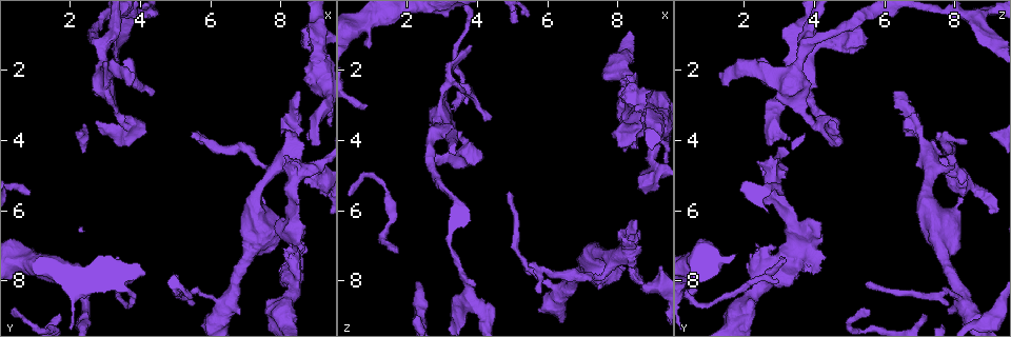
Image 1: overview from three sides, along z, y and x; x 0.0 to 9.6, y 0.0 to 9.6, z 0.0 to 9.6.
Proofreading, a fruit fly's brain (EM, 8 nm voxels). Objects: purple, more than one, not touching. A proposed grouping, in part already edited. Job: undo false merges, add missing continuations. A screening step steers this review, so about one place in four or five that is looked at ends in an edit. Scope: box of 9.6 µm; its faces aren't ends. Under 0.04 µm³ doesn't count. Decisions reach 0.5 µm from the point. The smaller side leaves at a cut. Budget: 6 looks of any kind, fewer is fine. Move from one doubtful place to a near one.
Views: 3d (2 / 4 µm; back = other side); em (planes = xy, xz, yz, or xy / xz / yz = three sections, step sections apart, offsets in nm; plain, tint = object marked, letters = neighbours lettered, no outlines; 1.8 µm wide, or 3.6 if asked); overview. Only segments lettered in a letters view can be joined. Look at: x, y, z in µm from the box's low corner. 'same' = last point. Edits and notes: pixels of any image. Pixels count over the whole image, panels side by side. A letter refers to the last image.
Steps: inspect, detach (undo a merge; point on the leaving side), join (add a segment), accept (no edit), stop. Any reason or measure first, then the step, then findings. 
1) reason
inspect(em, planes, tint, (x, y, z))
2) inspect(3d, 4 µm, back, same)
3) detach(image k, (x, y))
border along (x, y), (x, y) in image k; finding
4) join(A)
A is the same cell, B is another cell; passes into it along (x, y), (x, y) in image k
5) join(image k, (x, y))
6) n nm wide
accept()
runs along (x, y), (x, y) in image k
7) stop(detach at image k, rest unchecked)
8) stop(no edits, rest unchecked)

tapers out
inspect(3d, 4 µm, (3.35, 7.25, 3.00))

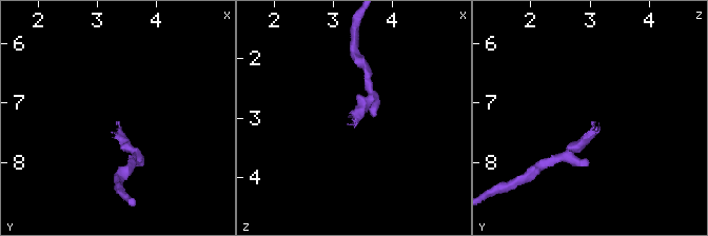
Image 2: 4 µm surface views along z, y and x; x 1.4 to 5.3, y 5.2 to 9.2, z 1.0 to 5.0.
inspect(em, 3.6 µm, planes, letters, (3.30, 7.35, 3.05))

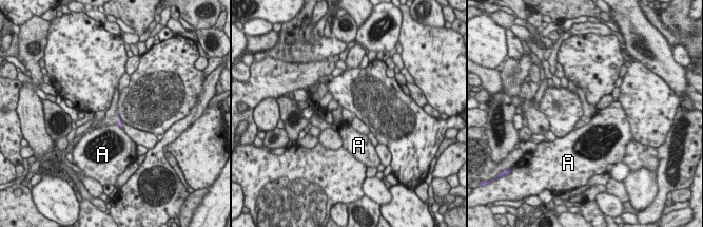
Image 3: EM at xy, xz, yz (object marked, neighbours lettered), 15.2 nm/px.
accept()
A is another cell; border along (115, 124), (122, 129) in image 3; no lettered segment goes on from it

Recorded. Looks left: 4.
an open end
inspect(3d, 4 µm, (4.90, 8.00, 5.50))

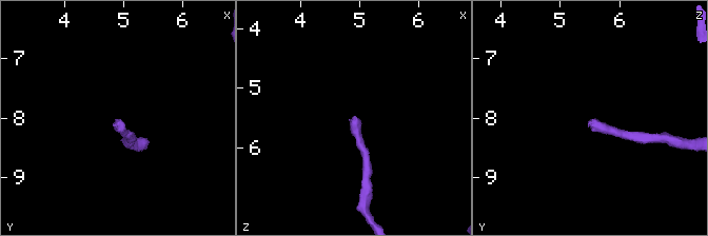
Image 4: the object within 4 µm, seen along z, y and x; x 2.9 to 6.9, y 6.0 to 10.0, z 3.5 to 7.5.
inspect(em, planes, tint, (5.00, 8.00, 5.45))

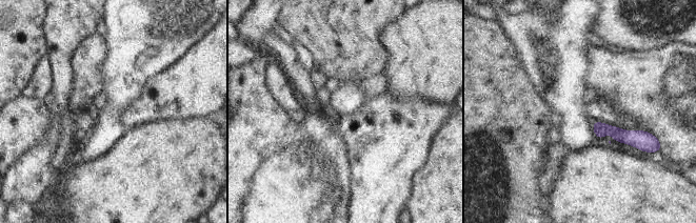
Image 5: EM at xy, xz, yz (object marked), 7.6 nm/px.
see the neighbours
inspect(em, planes, letters, same)

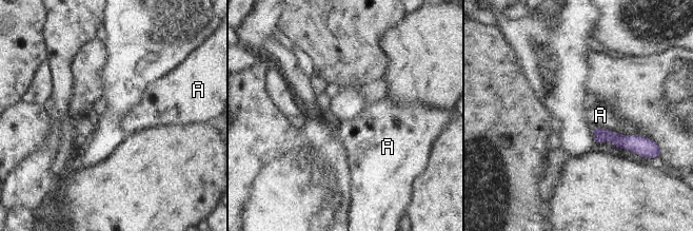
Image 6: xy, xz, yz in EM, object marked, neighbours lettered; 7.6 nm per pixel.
accept()
A is another cell; border along (591, 129), (601, 127), (646, 137) in image 6; no lettered segment goes on from it

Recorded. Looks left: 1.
stop(no edits, rest unchecked)

